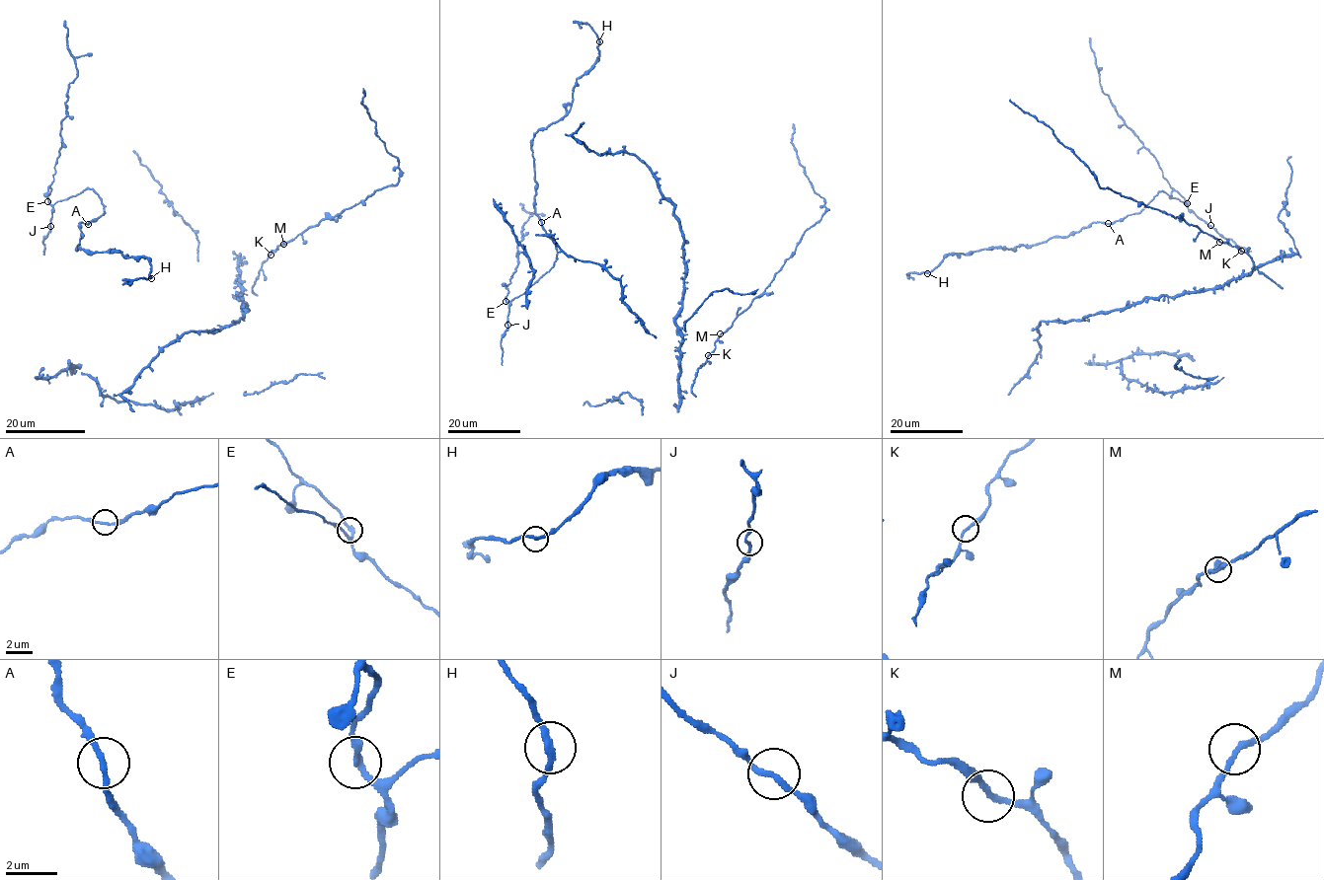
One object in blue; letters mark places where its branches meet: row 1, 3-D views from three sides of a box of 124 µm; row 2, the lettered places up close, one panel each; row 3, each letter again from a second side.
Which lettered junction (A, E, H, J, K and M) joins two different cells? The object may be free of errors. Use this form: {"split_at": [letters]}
{"split_at": []}

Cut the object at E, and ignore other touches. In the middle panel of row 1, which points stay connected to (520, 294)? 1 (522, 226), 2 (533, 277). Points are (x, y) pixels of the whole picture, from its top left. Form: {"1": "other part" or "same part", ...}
{"1": "other part", "2": "same part"}

